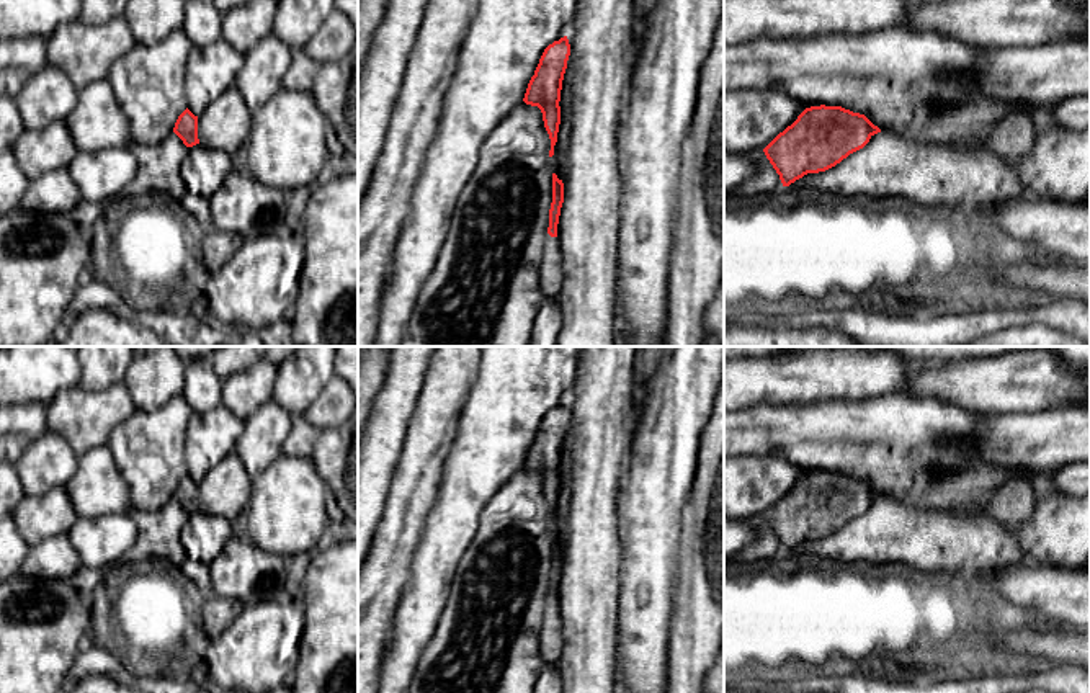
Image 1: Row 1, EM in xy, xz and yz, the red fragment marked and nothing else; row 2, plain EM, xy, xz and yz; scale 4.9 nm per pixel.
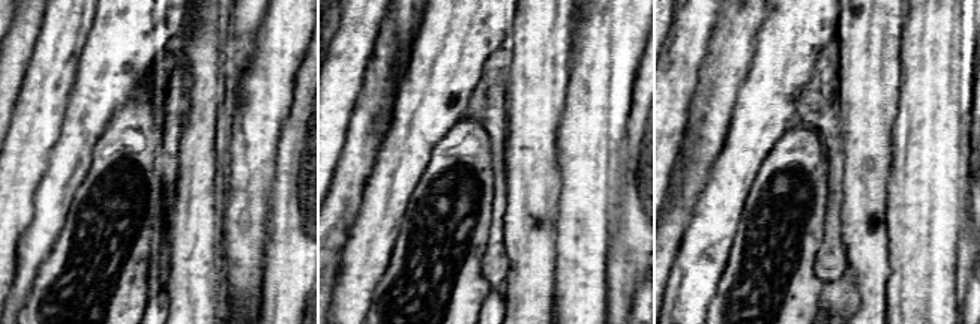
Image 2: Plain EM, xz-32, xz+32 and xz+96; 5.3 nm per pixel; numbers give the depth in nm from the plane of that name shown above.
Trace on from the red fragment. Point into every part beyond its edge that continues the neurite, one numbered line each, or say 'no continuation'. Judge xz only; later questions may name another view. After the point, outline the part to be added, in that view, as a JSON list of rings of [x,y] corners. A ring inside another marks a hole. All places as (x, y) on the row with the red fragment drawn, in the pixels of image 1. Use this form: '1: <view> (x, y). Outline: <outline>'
1: xz (551, 272). Outline: [[[549,234],[544,239],[539,283],[541,291],[551,299],[556,299],[564,283],[564,258],[561,253],[561,240],[559,237],[551,237]]]

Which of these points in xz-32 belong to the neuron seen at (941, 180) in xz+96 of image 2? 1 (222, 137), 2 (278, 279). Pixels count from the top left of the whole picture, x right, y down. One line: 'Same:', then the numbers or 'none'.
Same: none

